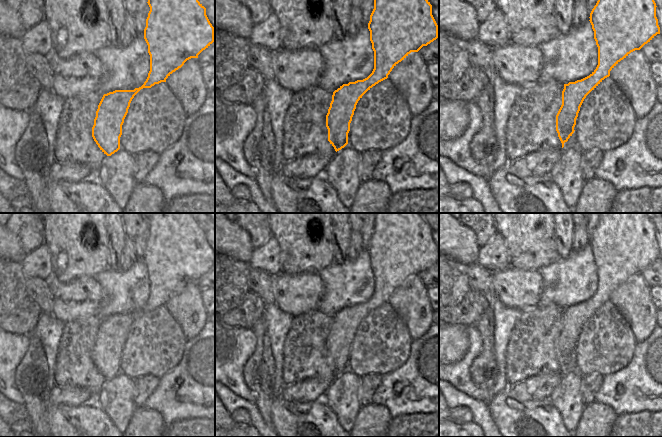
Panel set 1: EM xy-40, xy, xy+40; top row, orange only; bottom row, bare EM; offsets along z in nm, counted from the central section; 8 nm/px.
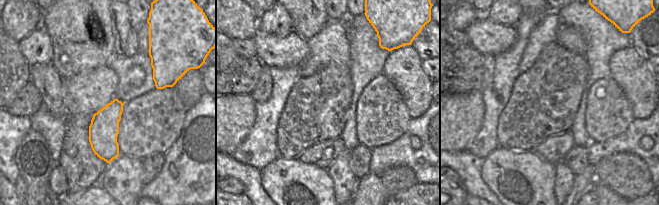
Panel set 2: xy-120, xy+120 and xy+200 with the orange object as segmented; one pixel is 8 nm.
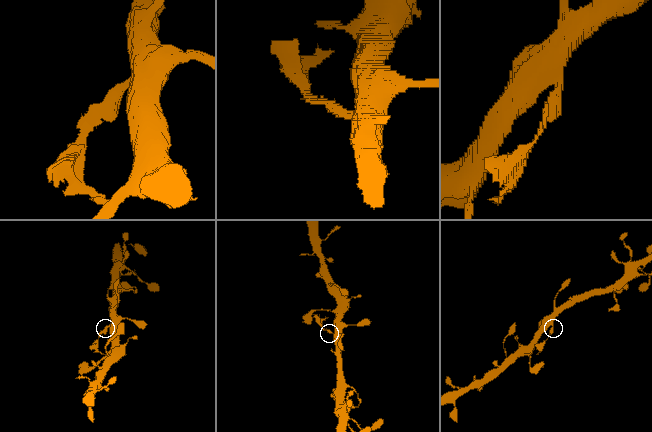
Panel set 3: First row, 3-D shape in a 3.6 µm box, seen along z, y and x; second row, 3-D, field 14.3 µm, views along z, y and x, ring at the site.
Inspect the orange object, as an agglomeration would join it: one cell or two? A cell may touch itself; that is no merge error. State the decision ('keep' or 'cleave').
cleave

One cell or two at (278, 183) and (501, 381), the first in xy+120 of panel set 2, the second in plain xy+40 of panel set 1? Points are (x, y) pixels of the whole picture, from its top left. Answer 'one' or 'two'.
two

